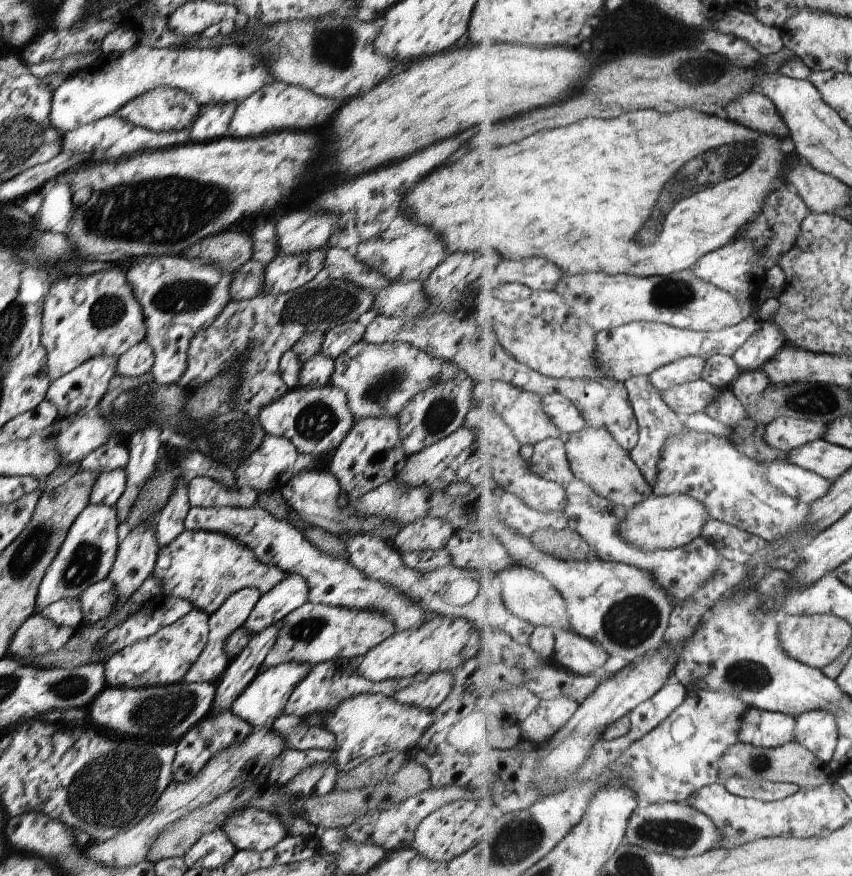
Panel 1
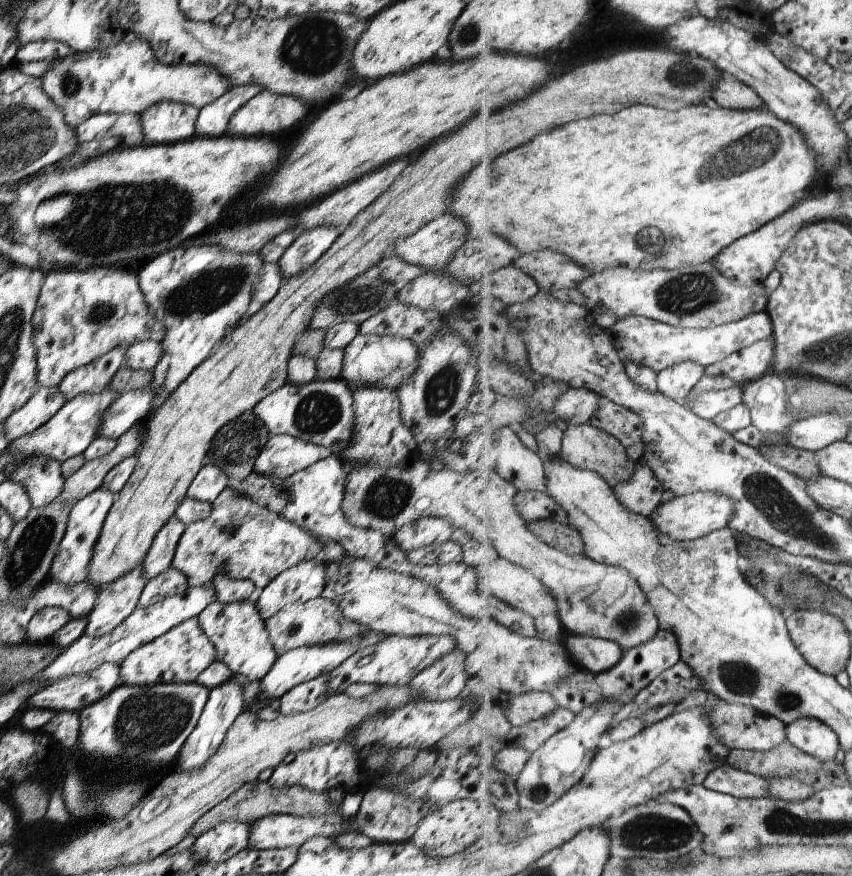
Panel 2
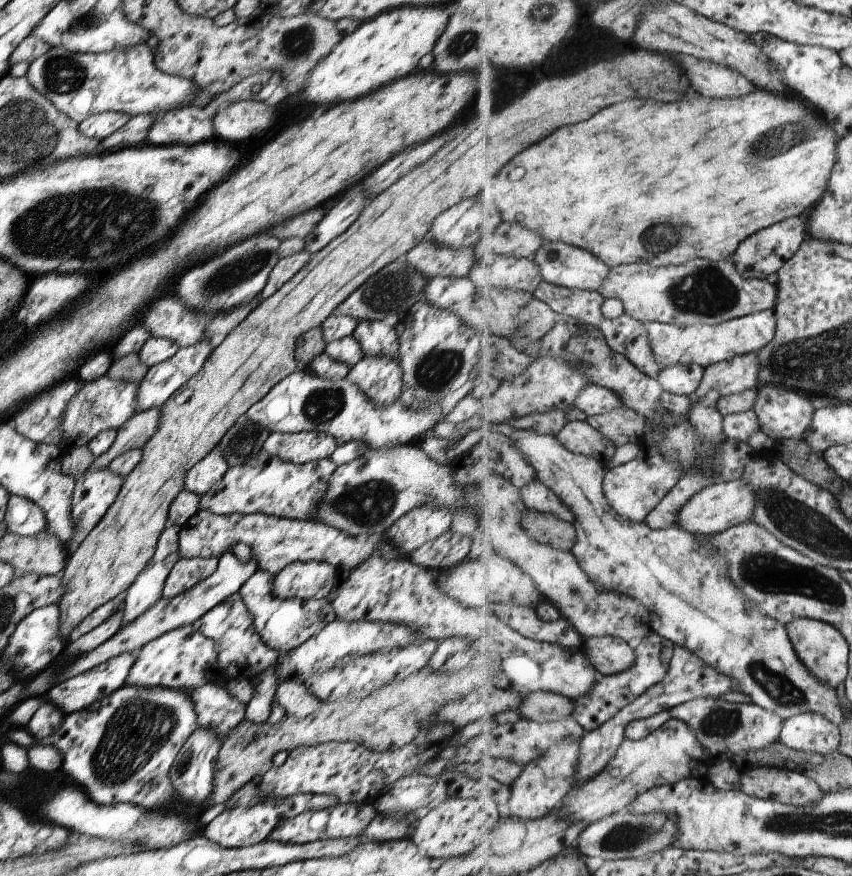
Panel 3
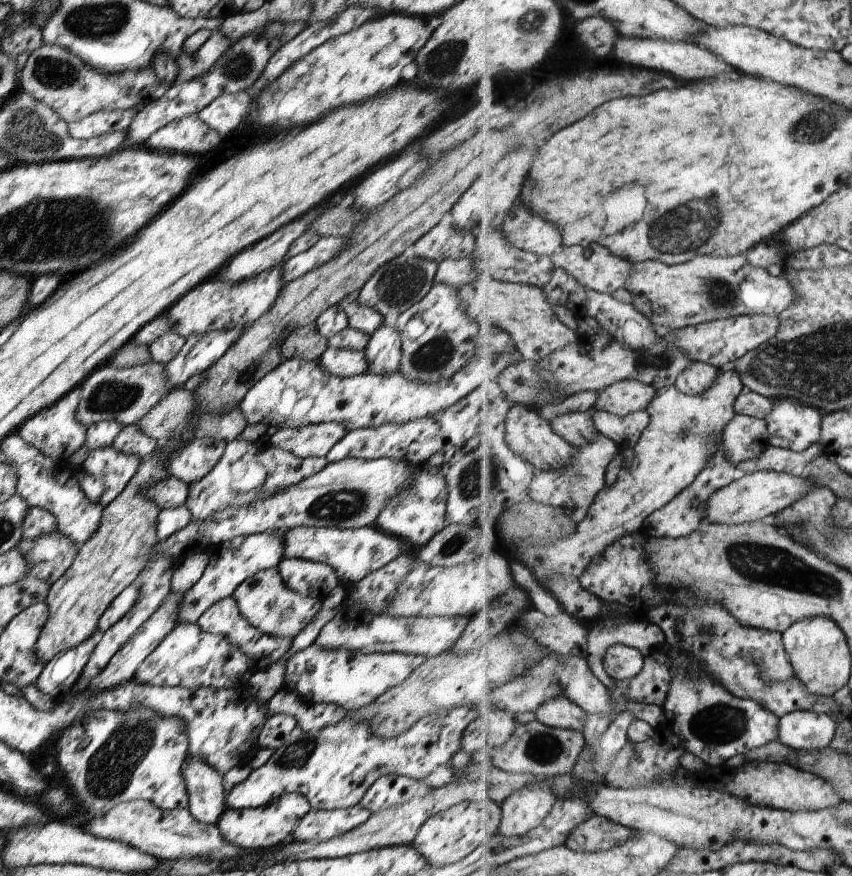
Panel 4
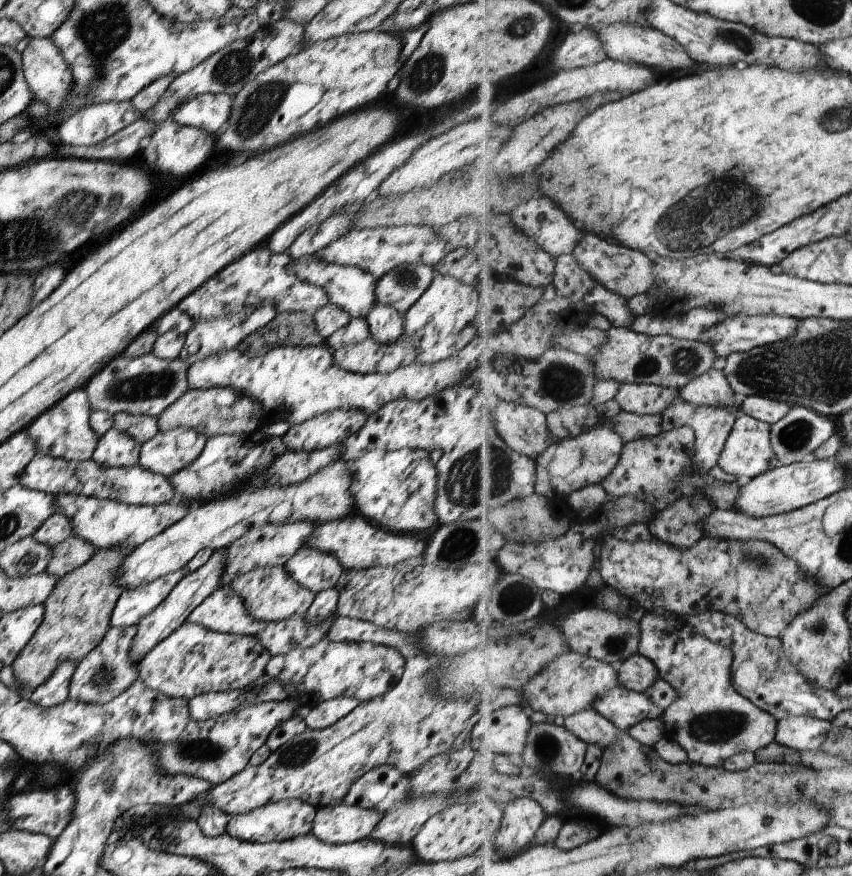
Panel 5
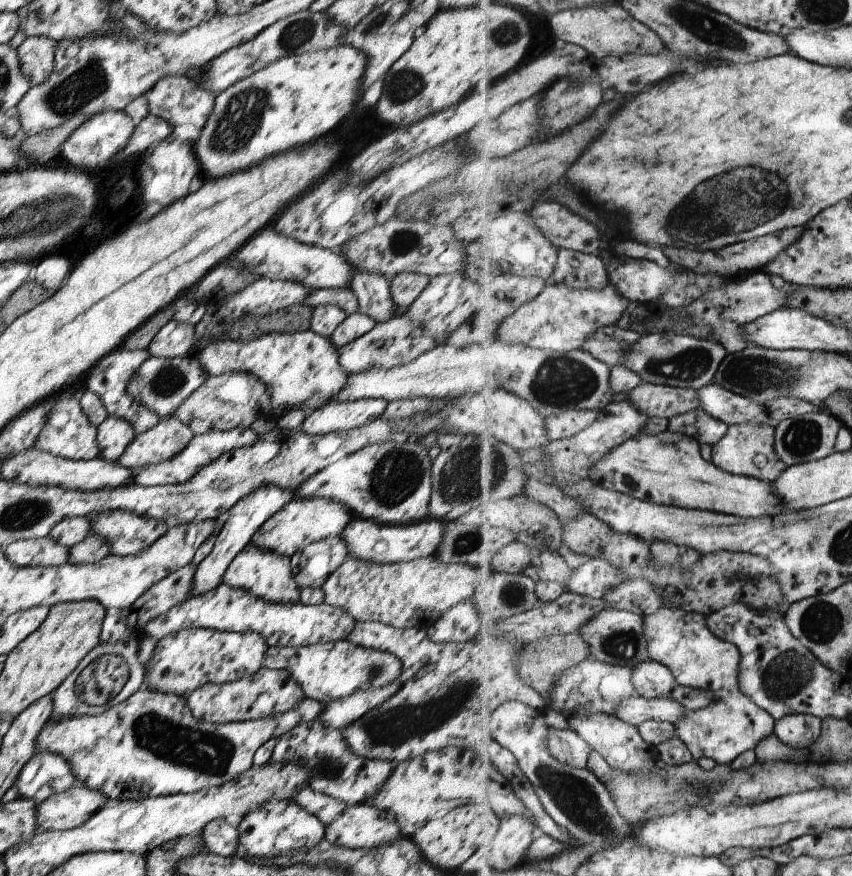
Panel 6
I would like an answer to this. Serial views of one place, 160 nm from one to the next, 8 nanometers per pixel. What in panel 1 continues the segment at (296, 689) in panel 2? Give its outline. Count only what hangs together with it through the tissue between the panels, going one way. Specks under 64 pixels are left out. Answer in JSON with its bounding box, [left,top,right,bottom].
[282,659,418,718]

